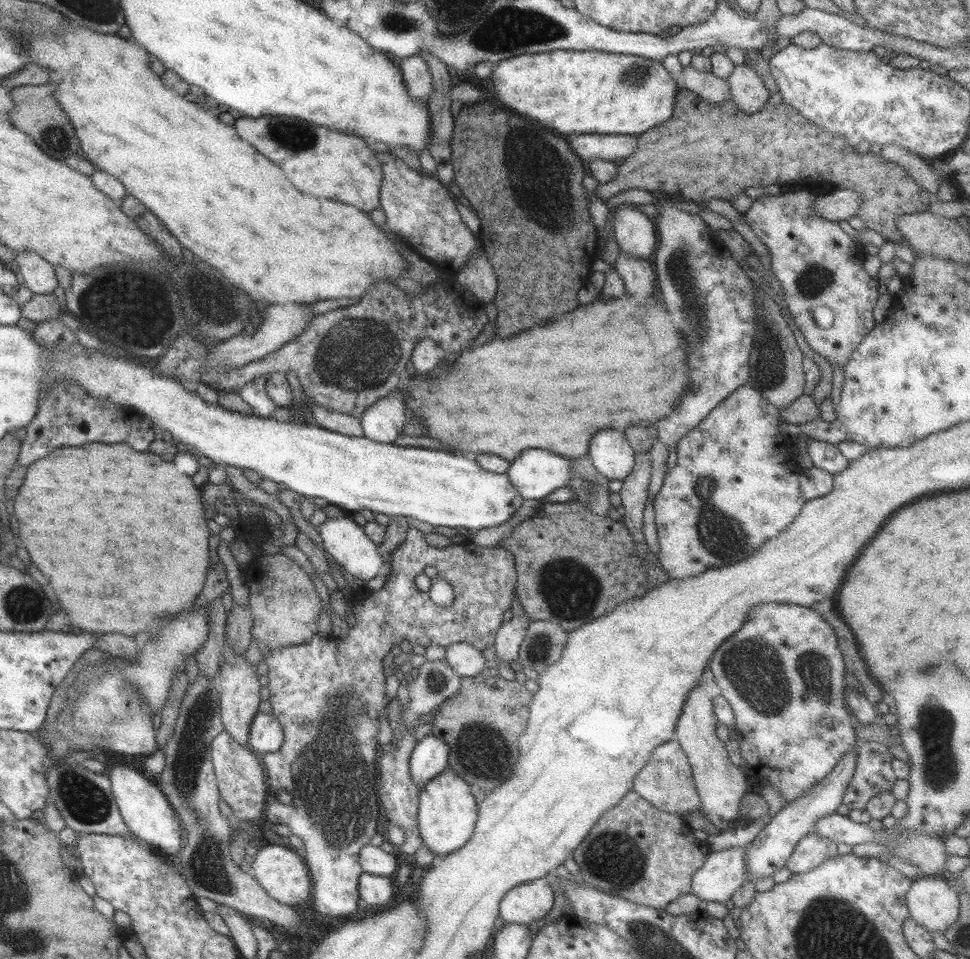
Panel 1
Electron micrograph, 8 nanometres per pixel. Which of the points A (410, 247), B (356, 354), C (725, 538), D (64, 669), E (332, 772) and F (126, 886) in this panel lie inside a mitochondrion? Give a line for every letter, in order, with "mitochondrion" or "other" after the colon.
A: other
B: mitochondrion
C: mitochondrion
D: other
E: mitochondrion
F: other

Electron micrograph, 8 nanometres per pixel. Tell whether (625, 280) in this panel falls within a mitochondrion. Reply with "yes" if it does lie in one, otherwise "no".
no

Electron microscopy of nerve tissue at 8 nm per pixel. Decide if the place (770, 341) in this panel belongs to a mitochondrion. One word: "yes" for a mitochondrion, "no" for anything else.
no

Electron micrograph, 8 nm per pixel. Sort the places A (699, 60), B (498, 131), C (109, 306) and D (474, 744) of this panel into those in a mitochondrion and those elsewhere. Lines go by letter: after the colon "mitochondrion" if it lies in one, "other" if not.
A: other
B: mitochondrion
C: mitochondrion
D: mitochondrion

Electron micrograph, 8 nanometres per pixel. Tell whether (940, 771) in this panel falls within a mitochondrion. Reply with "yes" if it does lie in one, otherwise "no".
yes

